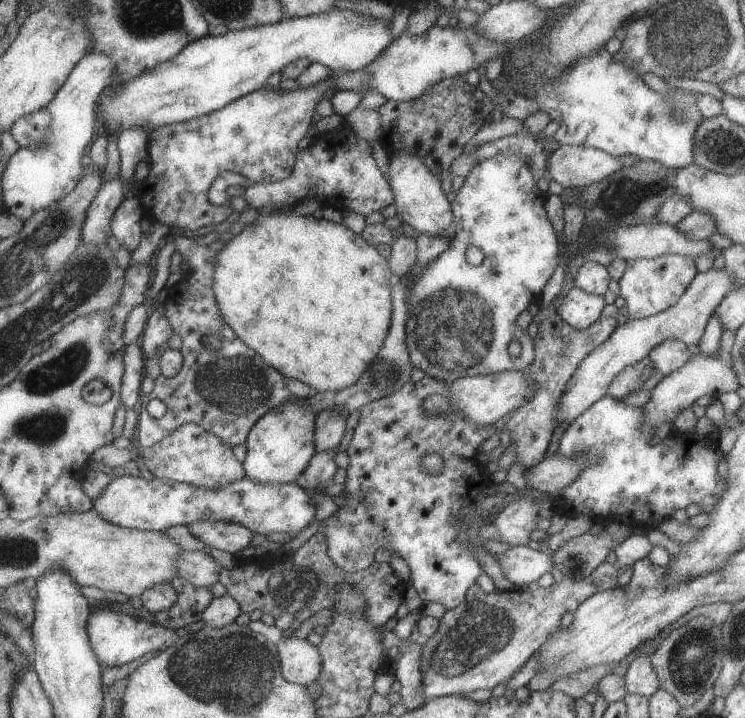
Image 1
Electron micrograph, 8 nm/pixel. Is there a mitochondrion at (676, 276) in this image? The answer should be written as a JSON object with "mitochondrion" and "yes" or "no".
{"mitochondrion":"no"}

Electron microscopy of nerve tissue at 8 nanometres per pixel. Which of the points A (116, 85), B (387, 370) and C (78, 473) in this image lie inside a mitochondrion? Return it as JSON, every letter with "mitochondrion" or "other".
{"A":"other","B":"mitochondrion","C":"other"}

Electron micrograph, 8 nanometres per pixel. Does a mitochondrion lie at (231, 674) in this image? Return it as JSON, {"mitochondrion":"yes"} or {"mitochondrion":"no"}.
{"mitochondrion":"yes"}

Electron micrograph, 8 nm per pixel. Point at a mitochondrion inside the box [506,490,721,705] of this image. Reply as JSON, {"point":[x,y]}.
{"point":[690,658]}

